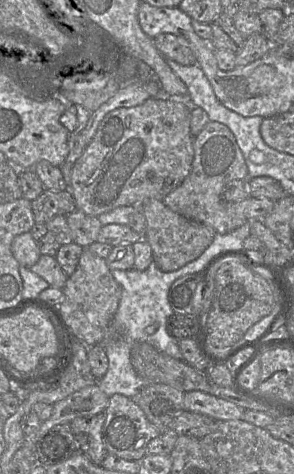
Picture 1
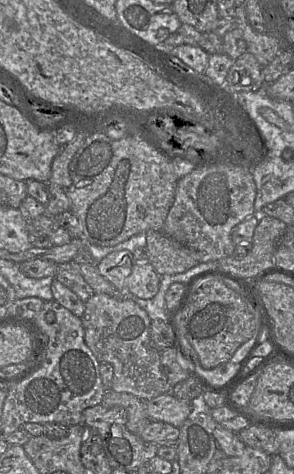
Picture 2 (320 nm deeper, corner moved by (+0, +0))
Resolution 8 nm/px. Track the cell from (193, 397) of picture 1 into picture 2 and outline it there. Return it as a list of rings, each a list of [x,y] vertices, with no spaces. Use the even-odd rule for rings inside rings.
[[[165,393],[146,402],[146,414],[151,421],[160,421],[180,427],[192,412],[189,403]]]

